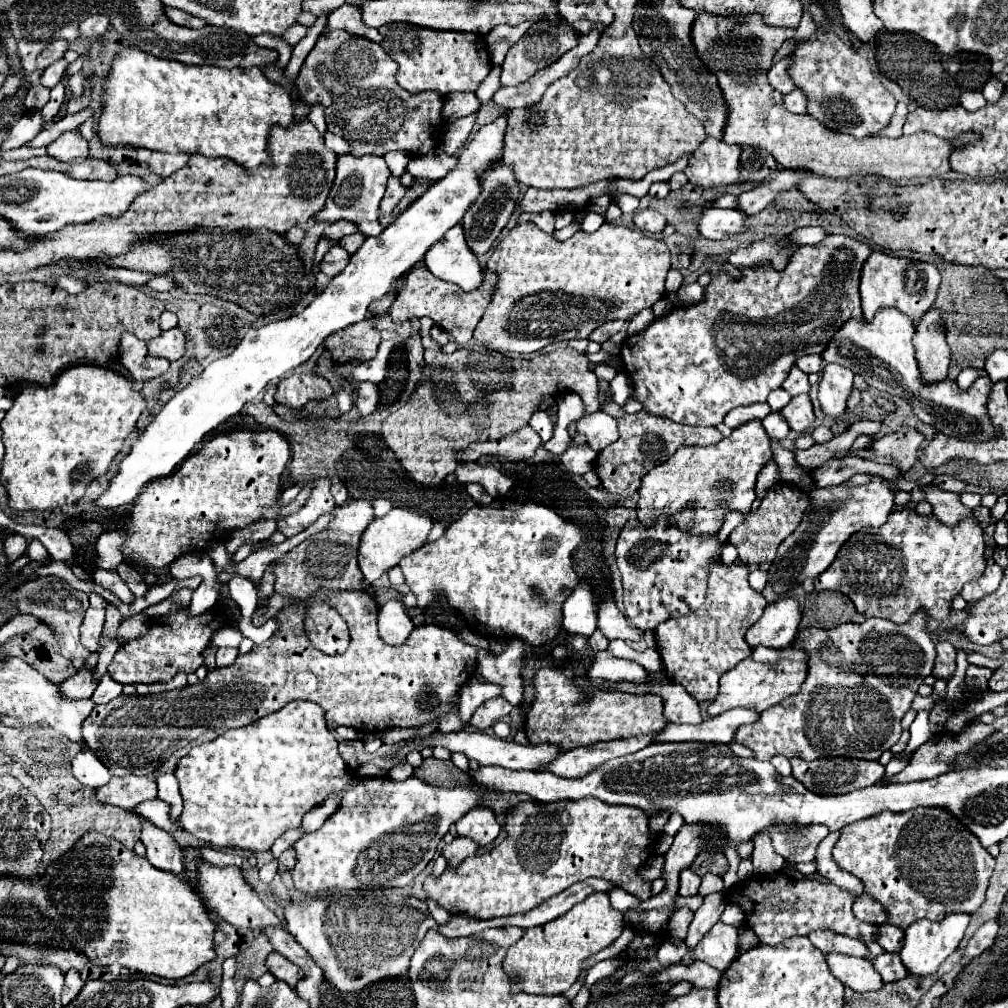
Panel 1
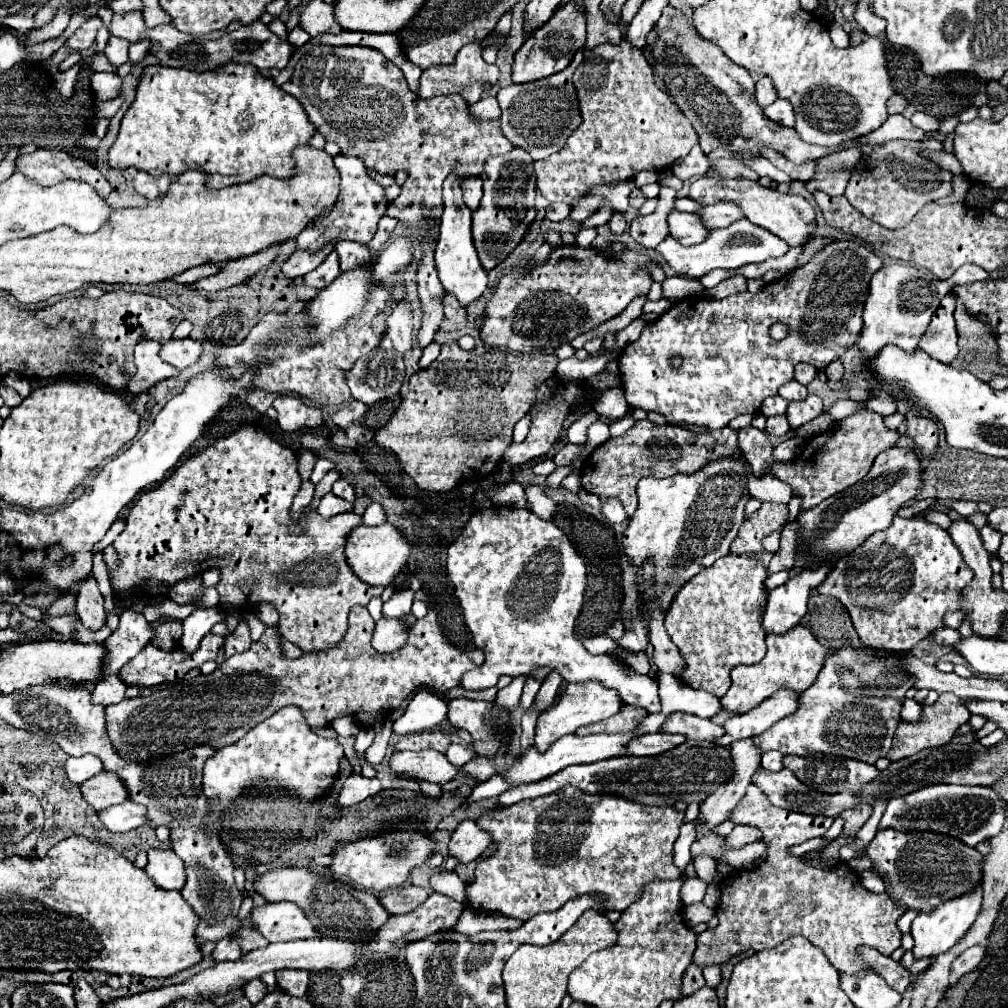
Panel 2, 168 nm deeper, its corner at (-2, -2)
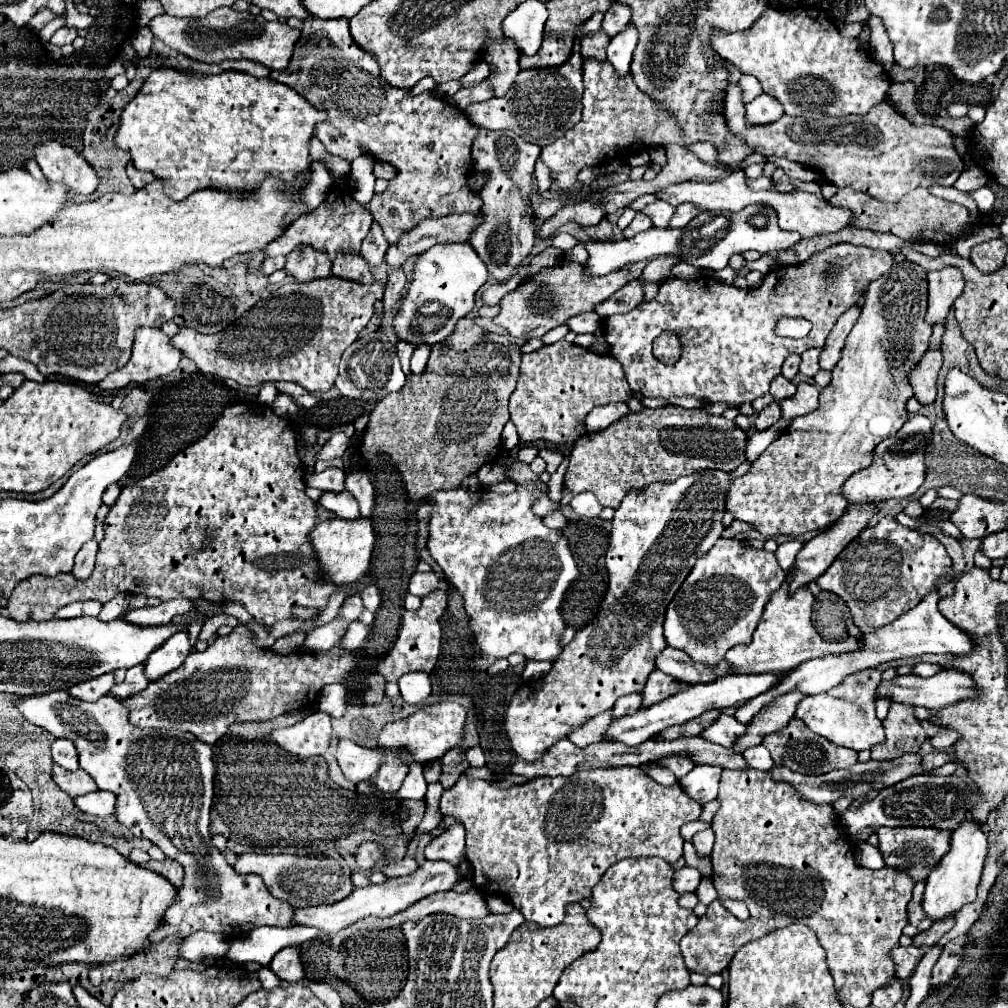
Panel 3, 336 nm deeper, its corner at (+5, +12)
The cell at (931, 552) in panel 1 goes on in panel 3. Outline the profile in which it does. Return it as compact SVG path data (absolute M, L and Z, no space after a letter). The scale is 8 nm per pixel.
M884 517L874 527L860 533L860 537L836 557L828 571L816 579L816 583L820 589L844 599L854 625L862 633L870 633L916 607L932 589L934 581L940 575L950 573L950 567L952 559L938 539L908 529L896 523L894 517Z

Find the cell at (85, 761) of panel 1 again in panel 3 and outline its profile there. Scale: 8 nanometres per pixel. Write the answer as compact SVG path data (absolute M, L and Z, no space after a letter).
M56 739L52 743L52 759L54 759L54 763L58 763L60 767L64 767L68 771L78 769L78 753L70 739Z

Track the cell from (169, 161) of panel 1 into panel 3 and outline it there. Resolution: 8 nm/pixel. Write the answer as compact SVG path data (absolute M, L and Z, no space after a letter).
M129 162L126 167L126 173L136 189L142 189L142 187L146 187L148 183L152 183L152 181L156 179L152 173L144 173L144 171L134 169L134 165L131 162Z

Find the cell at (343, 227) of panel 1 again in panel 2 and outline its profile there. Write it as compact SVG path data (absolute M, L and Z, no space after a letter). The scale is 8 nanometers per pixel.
M295 251L283 265L281 271L285 277L303 277L305 273L313 271L323 259L325 255L329 255L331 251Z

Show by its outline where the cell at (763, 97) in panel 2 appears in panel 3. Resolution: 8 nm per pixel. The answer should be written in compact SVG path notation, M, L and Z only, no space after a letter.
M742 75L742 79L740 79L740 89L742 89L742 101L744 103L750 103L752 99L756 99L758 95L762 95L762 87L760 87L760 83L756 81L756 77L752 77L752 75Z

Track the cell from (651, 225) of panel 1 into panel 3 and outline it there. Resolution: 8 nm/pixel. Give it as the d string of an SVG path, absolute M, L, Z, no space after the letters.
M636 213L636 217L634 217L634 219L632 219L632 223L622 231L622 235L624 235L626 239L630 239L630 237L634 237L636 233L648 231L650 227L652 227L650 217L648 217L648 215L644 215L644 213Z

